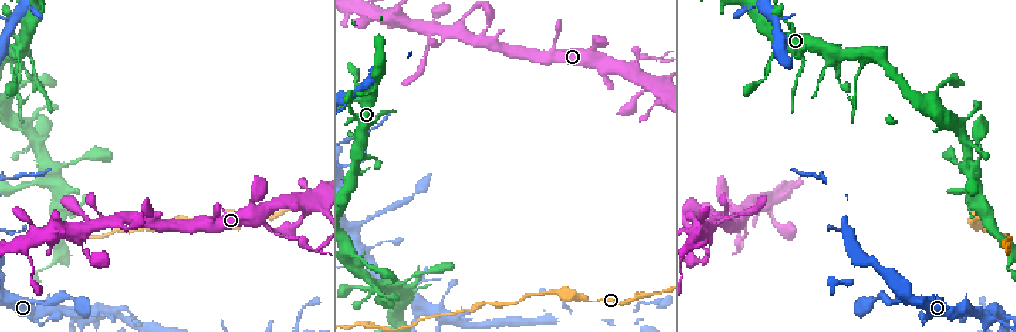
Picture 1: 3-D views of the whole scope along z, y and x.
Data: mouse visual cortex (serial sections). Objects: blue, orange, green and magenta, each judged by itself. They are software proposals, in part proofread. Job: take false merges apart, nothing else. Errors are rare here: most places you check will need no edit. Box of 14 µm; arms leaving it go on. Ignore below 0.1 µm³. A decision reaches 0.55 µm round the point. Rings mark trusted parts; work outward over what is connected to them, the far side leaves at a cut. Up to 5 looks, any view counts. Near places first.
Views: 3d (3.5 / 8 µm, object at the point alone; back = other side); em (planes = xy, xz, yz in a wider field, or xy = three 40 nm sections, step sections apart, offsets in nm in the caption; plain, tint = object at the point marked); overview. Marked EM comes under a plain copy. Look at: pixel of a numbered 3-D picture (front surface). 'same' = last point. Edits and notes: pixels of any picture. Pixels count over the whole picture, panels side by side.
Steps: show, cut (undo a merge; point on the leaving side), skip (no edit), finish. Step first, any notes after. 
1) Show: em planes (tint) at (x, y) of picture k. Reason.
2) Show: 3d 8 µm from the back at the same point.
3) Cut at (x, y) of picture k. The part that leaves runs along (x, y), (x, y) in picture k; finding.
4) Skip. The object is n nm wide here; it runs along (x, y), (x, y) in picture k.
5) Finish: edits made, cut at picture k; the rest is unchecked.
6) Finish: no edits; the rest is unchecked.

Show: em xy step 2 (tint) at (971, 226) of picture 1. Thick turns thin.

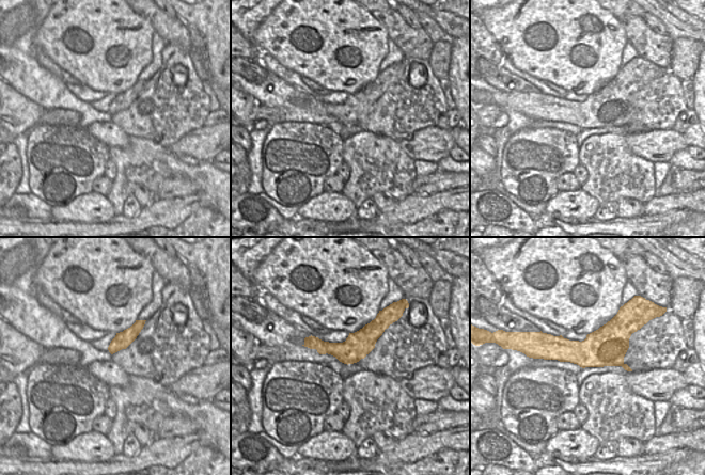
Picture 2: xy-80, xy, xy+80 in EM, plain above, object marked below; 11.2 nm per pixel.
Show: 3d 3.5 µm at the same point.

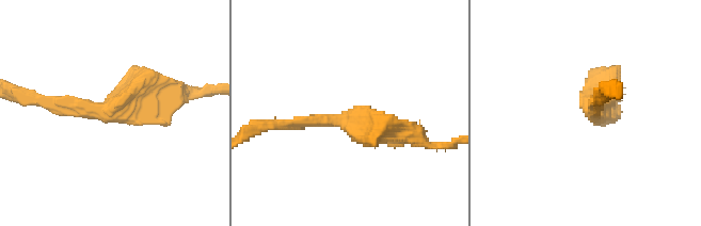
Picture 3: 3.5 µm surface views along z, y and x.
Skip. The arms are 150, 300 nm wide; it runs along (403, 134), (354, 120), (269, 123) in picture 3; one cell here.

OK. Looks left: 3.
Show: 3d 8 µm at (272, 228) of picture 1. Narrows sharply.

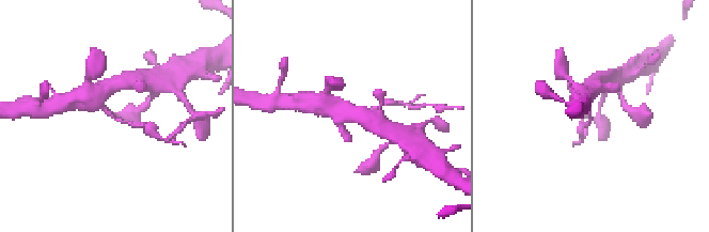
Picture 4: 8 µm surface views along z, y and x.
Show: em xy step 3 (tint) at (589, 112) of picture 4. The arms are 150, 700 nm wide; shape alone is not enough.

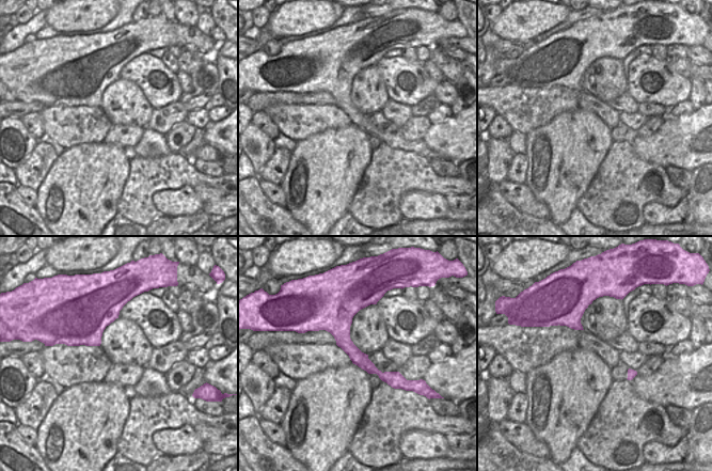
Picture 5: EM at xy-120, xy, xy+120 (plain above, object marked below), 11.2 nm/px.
Skip. It runs along (93, 94), (107, 113), (139, 125) in picture 4; all the same cell.

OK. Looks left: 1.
Finish: no edits; the rest is unchecked.

